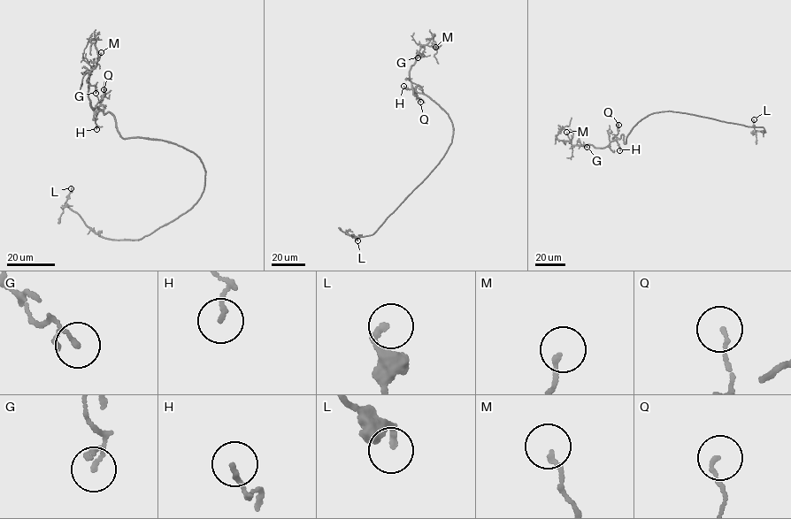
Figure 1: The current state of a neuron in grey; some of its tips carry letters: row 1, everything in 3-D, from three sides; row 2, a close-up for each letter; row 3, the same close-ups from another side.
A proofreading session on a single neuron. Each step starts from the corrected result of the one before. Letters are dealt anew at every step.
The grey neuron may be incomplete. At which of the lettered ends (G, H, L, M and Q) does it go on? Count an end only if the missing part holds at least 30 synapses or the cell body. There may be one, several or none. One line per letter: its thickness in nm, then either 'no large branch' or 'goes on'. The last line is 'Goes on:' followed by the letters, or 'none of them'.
G: 90 nm thick; no large branch
H: 110 nm thick; no large branch
L: 180 nm thick; no large branch
M: 140 nm thick; no large branch
Q: 120 nm thick; no large branch
Goes on: none of them

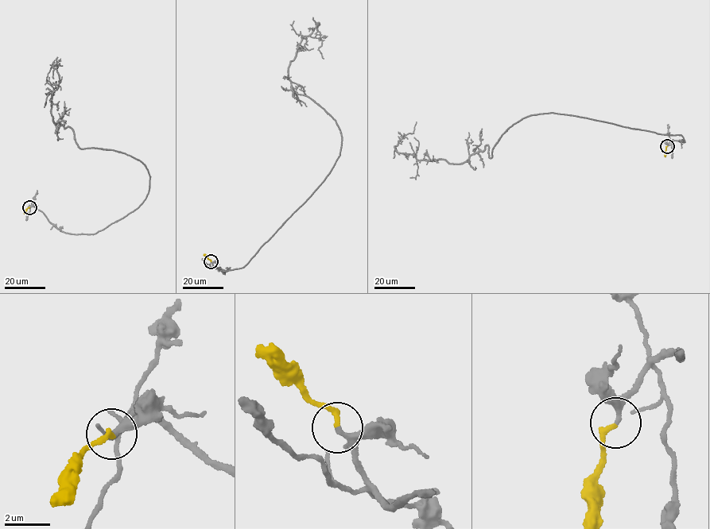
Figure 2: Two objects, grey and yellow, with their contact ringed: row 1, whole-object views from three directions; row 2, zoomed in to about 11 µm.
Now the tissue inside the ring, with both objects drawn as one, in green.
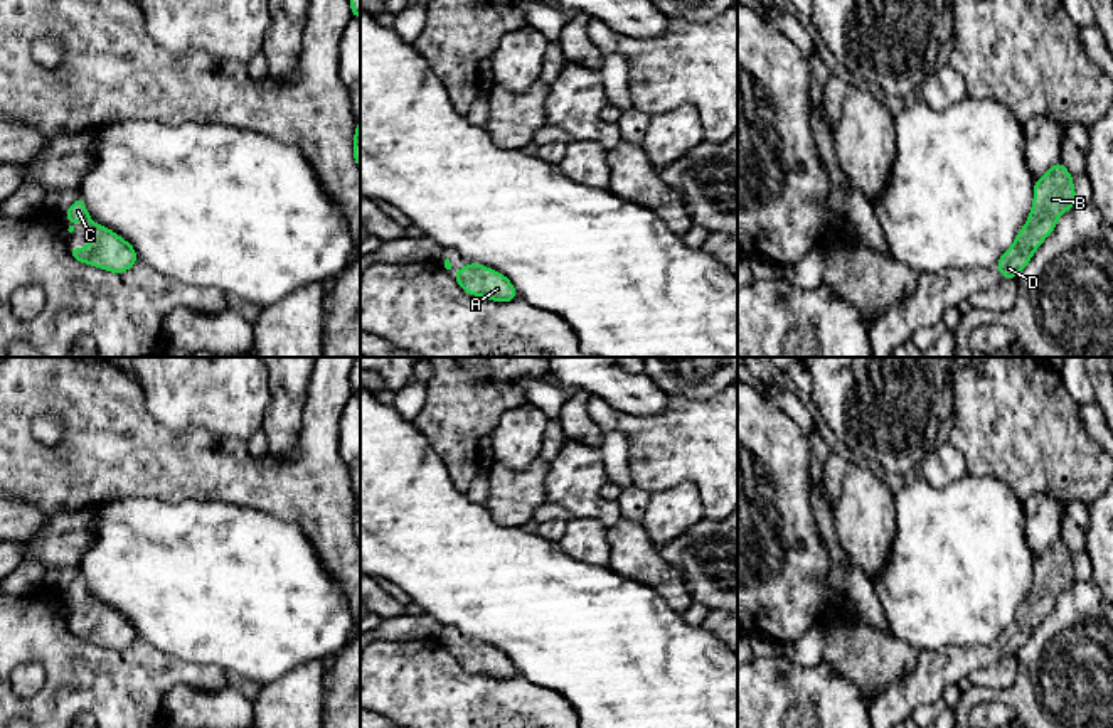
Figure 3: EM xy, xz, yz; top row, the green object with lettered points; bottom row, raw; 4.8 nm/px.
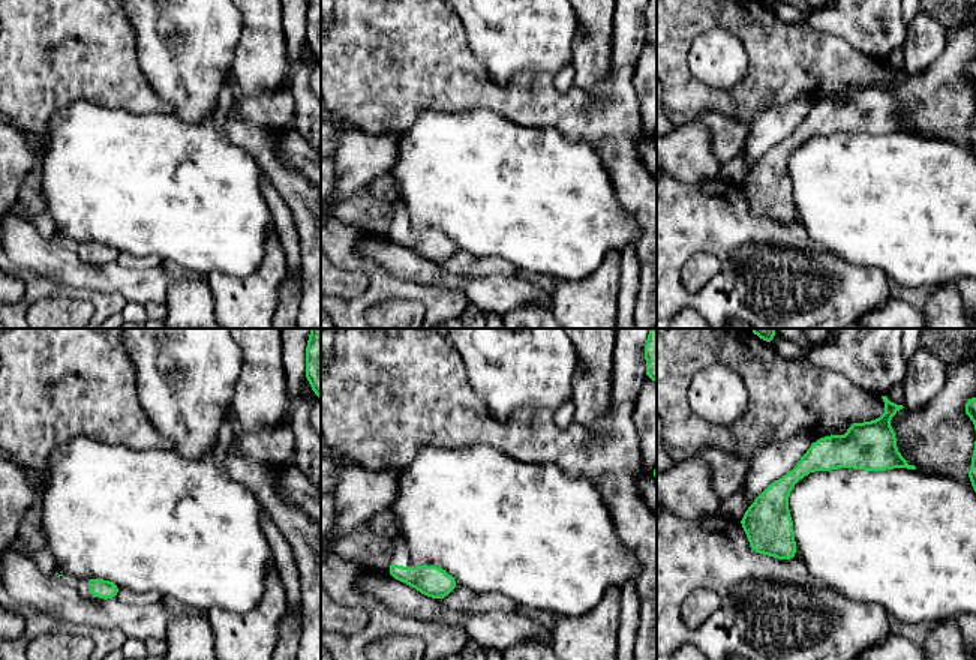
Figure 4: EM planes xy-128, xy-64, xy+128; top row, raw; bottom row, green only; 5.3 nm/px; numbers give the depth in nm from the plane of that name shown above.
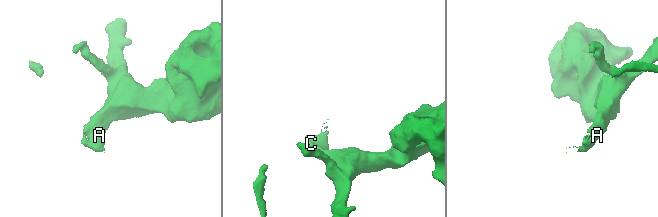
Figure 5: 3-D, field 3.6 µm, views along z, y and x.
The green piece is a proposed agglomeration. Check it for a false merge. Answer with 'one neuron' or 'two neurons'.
one neuron

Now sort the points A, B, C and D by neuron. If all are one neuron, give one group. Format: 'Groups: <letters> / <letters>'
Groups: A B C D

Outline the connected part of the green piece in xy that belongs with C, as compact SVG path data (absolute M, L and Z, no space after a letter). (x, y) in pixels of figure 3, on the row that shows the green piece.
M81 195L67 209L64 217L69 222L83 221L91 238L89 248L69 248L69 254L74 260L113 273L128 271L138 261L138 256L130 243L108 228L98 226L89 217Z

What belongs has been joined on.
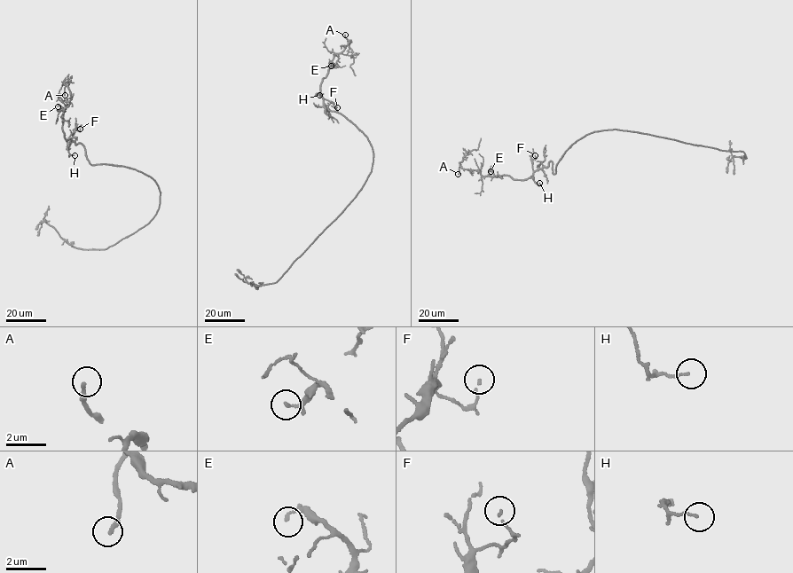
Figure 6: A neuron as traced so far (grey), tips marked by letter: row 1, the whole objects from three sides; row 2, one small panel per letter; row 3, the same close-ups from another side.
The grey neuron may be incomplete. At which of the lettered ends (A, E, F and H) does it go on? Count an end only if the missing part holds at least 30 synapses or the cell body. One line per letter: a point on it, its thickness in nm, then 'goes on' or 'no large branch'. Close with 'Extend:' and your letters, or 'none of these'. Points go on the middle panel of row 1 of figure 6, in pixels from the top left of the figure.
A: at (345, 35); 170 nm thick; goes on
E: at (331, 66); 100 nm thick; no large branch
F: at (337, 107); 100 nm thick; no large branch
H: at (319, 95); 110 nm thick; no large branch
Extend: A

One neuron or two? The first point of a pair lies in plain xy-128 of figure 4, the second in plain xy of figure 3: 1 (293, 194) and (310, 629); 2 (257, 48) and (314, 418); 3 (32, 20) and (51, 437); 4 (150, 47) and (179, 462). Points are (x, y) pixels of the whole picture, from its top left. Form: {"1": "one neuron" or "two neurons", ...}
{"1": "two neurons", "2": "two neurons", "3": "two neurons", "4": "two neurons"}

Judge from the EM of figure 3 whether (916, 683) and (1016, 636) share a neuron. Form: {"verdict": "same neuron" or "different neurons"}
{"verdict": "same neuron"}

